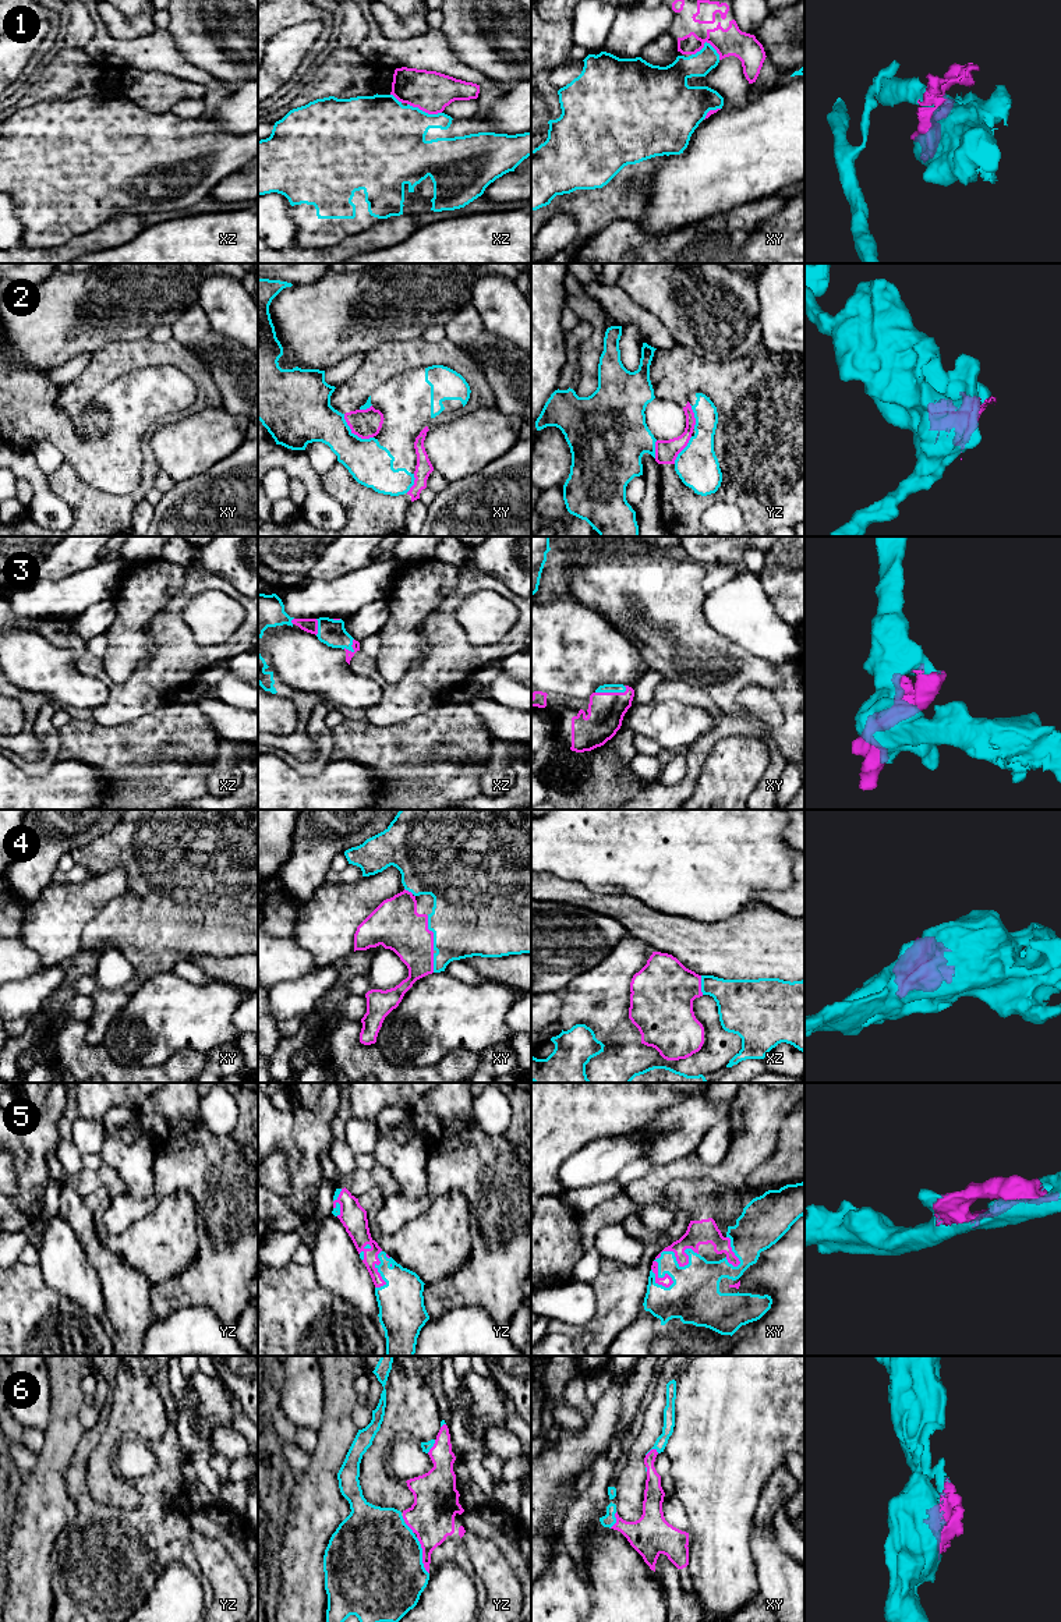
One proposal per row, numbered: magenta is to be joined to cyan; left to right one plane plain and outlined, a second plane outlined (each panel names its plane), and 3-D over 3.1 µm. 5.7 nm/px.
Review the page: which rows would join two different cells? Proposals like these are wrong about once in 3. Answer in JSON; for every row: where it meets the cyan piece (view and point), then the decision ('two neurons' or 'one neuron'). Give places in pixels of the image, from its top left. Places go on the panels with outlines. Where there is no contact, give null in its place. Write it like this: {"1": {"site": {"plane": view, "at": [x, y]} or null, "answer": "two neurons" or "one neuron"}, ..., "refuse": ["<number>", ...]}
{"1": {"site": {"plane": "xy", "at": [706, 42]}, "answer": "two neurons"}, "2": {"site": {"plane": "xy", "at": [353, 434]}, "answer": "two neurons"}, "3": {"site": {"plane": "xy", "at": [611, 691]}, "answer": "one neuron"}, "4": {"site": {"plane": "xy", "at": [432, 931]}, "answer": "one neuron"}, "5": {"site": {"plane": "xy", "at": [674, 1254]}, "answer": "one neuron"}, "6": {"site": {"plane": "yz", "at": [421, 1555]}, "answer": "one neuron"}, "refuse": ["1", "2"]}

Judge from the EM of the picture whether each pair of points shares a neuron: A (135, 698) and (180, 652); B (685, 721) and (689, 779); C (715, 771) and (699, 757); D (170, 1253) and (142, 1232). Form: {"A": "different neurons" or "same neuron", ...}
{"A": "same neuron", "B": "different neurons", "C": "different neurons", "D": "same neuron"}

